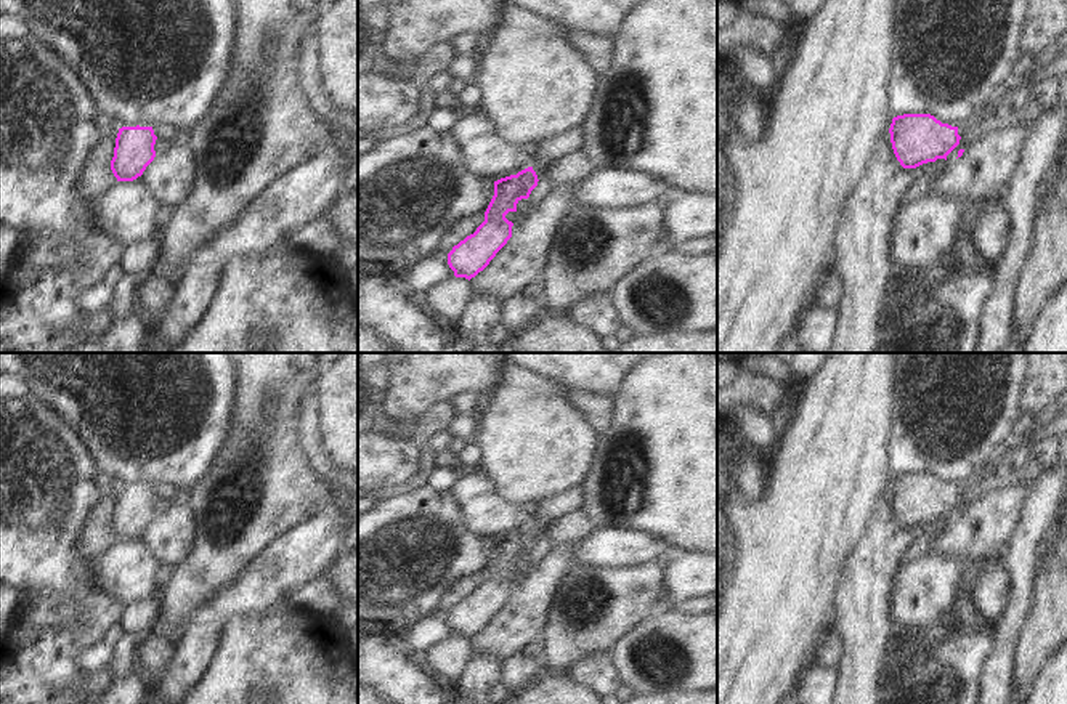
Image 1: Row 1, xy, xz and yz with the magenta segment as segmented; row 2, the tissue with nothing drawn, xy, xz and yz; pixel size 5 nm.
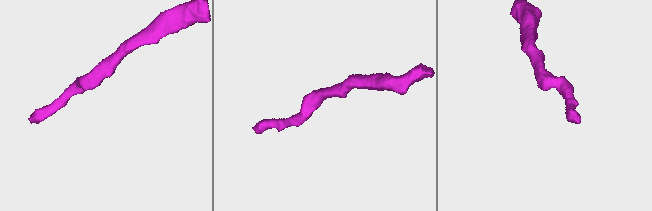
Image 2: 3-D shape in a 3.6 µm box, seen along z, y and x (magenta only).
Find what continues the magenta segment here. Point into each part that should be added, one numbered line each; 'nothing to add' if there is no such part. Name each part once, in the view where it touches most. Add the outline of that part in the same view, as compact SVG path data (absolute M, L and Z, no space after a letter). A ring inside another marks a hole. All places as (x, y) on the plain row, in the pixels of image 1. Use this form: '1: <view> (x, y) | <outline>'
nothing to add

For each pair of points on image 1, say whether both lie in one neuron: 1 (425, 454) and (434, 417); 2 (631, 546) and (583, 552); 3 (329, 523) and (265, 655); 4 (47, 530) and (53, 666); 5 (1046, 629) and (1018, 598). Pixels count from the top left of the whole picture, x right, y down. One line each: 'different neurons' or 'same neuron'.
1: same neuron
2: same neuron
3: different neurons
4: same neuron
5: different neurons

